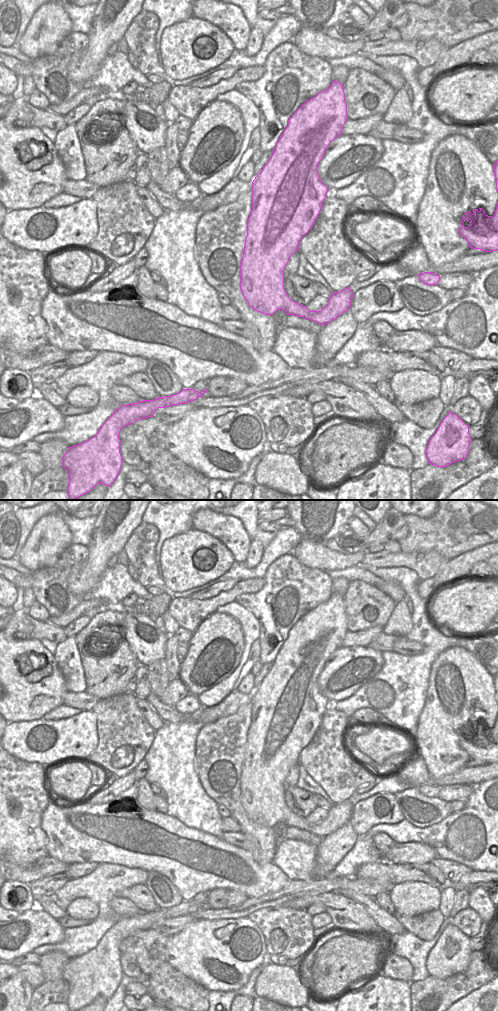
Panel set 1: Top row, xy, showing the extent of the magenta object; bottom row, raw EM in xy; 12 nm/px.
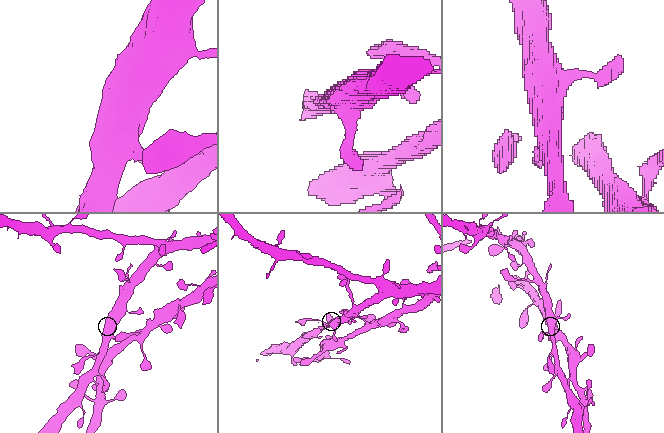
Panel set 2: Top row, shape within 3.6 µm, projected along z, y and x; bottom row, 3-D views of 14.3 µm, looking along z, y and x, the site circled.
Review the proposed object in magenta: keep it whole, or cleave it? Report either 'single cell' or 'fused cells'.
single cell

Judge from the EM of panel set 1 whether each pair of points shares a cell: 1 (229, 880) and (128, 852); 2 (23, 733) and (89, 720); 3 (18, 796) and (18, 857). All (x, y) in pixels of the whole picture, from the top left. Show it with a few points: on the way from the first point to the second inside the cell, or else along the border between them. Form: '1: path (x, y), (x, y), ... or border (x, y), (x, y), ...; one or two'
1: path (205, 862), (194, 861), (188, 857), (153, 855); one
2: path (39, 723), (73, 725); one
3: path (20, 811), (18, 813), (18, 842); one

